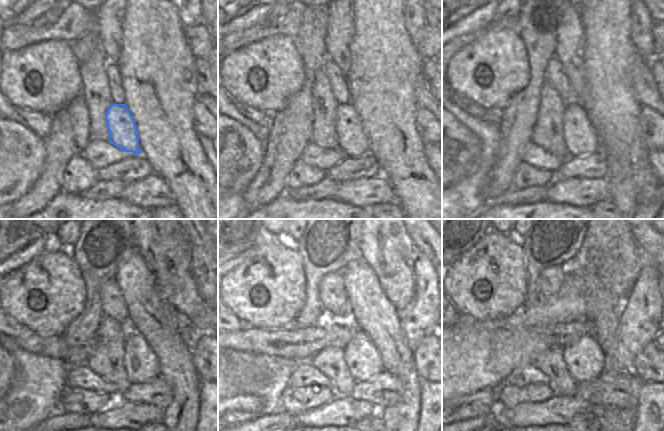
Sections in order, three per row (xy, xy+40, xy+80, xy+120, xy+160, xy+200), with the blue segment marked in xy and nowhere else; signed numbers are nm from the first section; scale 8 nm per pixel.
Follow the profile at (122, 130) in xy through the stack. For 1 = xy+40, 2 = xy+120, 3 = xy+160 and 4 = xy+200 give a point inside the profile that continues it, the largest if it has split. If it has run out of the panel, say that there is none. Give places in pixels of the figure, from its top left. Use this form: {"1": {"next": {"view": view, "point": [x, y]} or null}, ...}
{"1": {"next": {"view": "xy+40", "point": [352, 140]}}, "2": {"next": {"view": "xy+120", "point": [141, 364]}}, "3": {"next": {"view": "xy+160", "point": [362, 358]}}, "4": {"next": {"view": "xy+200", "point": [585, 360]}}}

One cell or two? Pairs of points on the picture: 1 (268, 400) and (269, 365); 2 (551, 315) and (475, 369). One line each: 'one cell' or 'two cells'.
1: two cells
2: one cell

